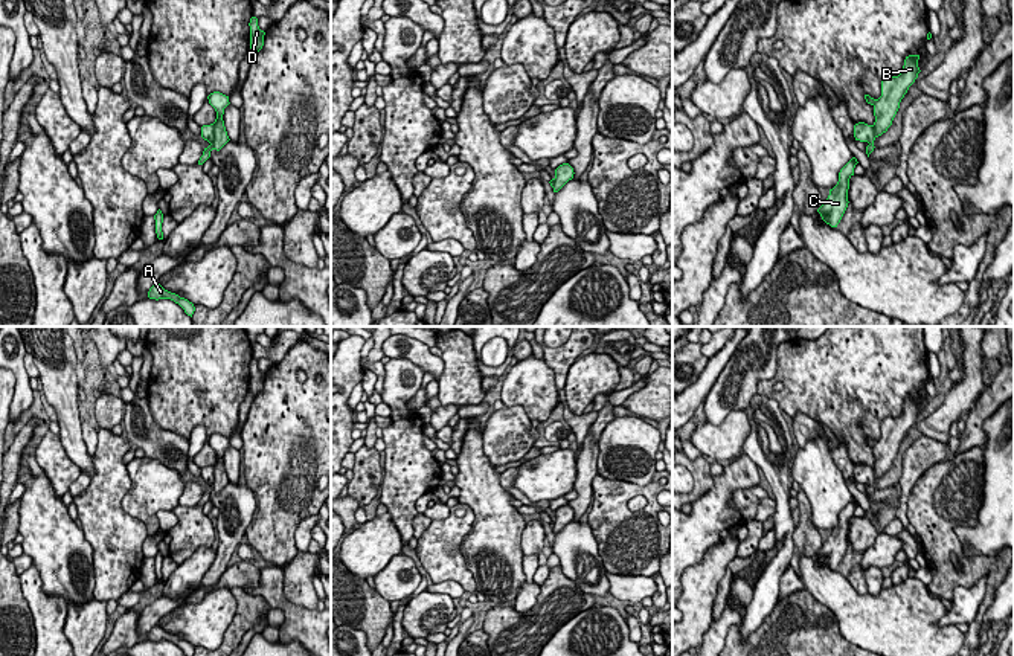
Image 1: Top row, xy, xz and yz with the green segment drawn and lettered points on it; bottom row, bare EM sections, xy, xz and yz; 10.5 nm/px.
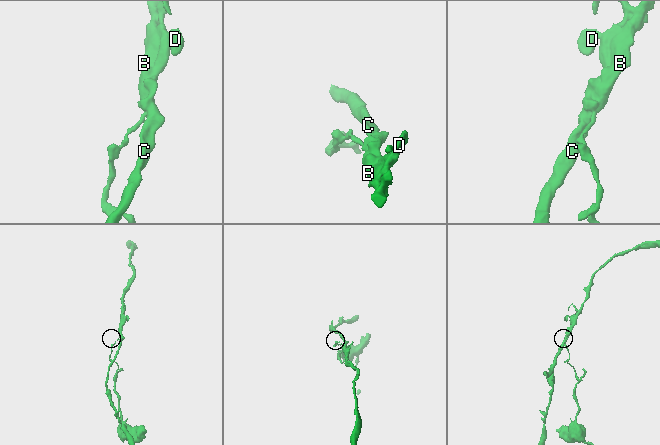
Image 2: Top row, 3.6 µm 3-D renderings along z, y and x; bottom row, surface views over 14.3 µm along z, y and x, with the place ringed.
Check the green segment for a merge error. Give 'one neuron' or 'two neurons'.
two neurons

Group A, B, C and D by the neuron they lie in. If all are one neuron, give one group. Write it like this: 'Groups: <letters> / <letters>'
Groups: A / B C D

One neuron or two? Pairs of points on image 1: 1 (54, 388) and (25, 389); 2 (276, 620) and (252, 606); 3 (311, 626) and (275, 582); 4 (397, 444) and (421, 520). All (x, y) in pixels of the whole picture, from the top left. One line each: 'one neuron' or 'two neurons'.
1: two neurons
2: two neurons
3: one neuron
4: two neurons

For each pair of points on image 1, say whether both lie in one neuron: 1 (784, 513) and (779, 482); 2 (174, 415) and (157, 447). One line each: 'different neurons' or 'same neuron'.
1: same neuron
2: different neurons

